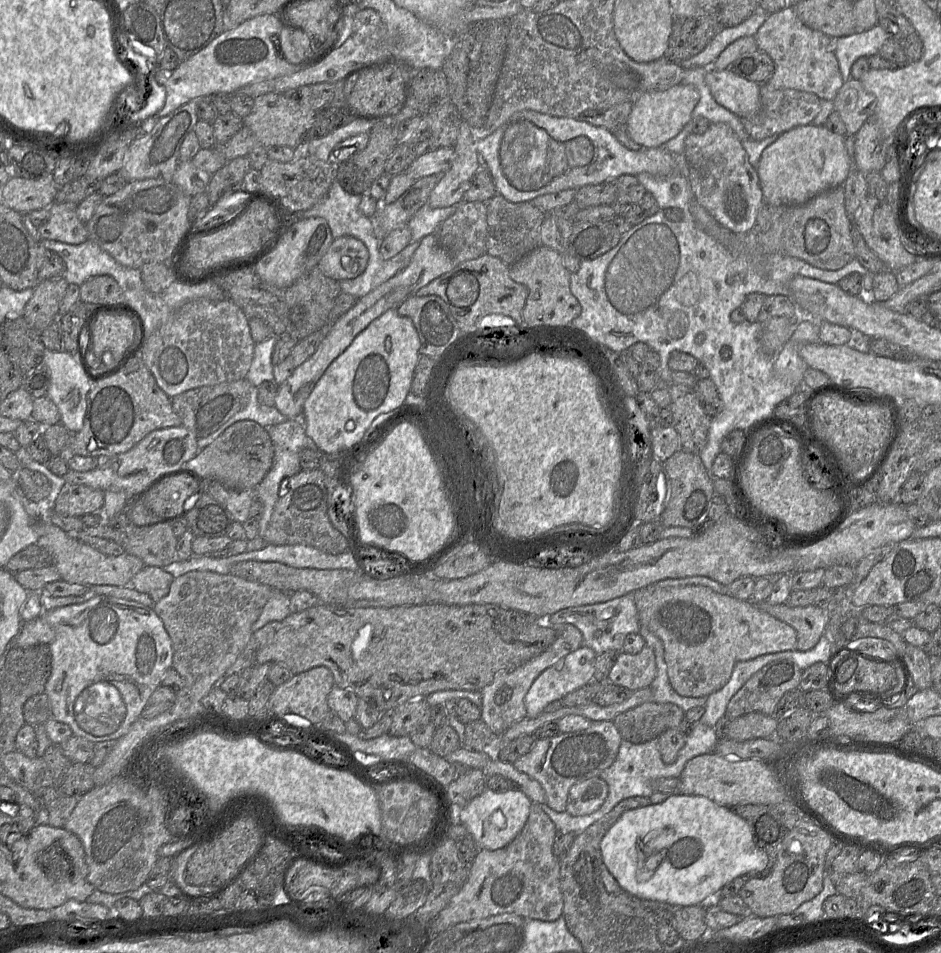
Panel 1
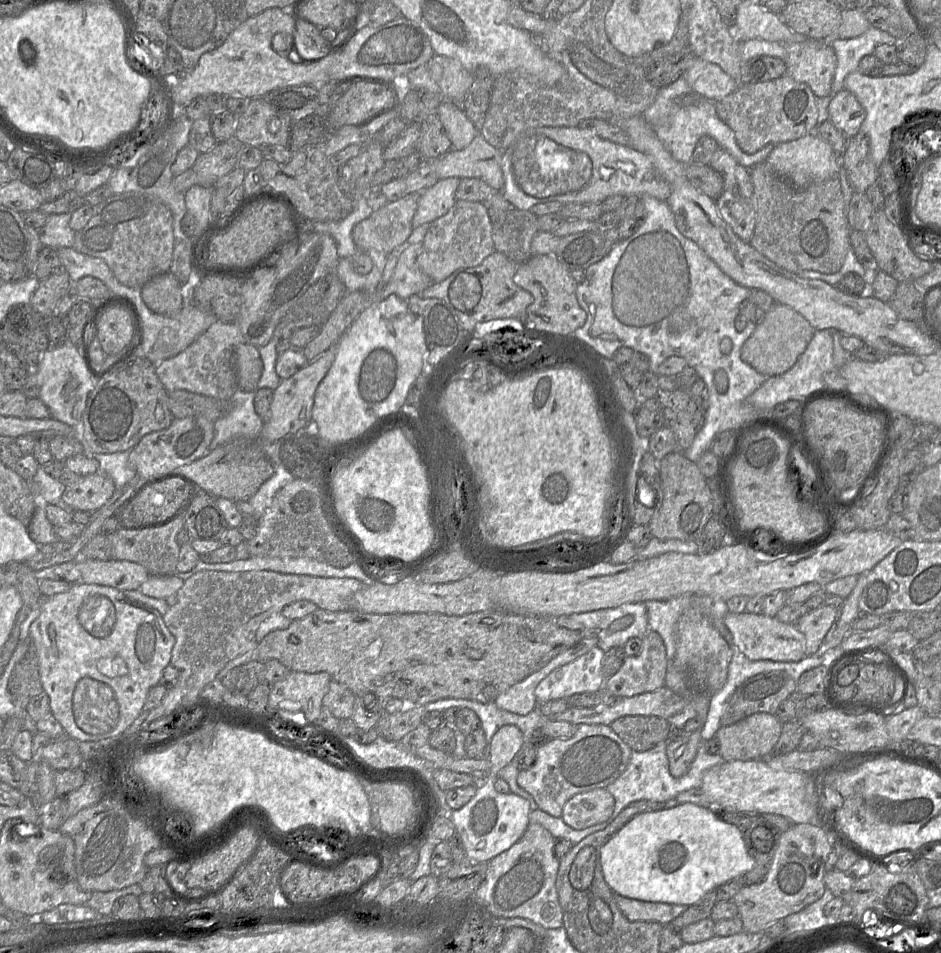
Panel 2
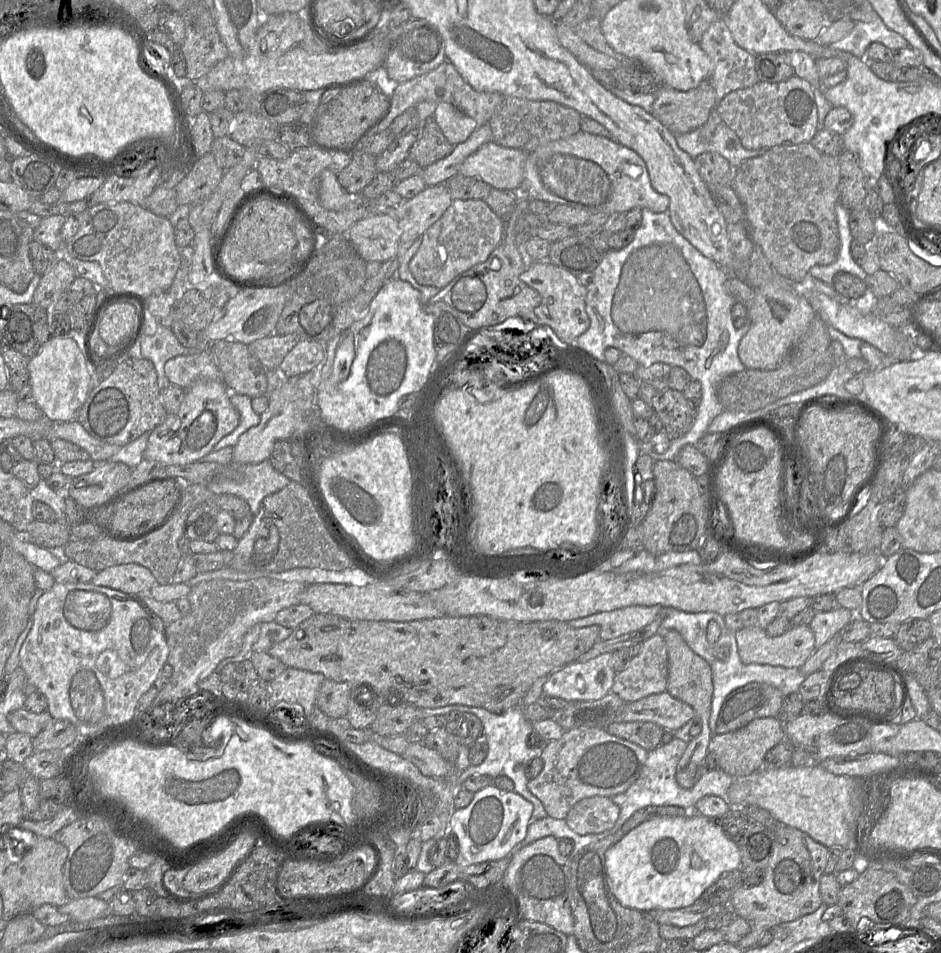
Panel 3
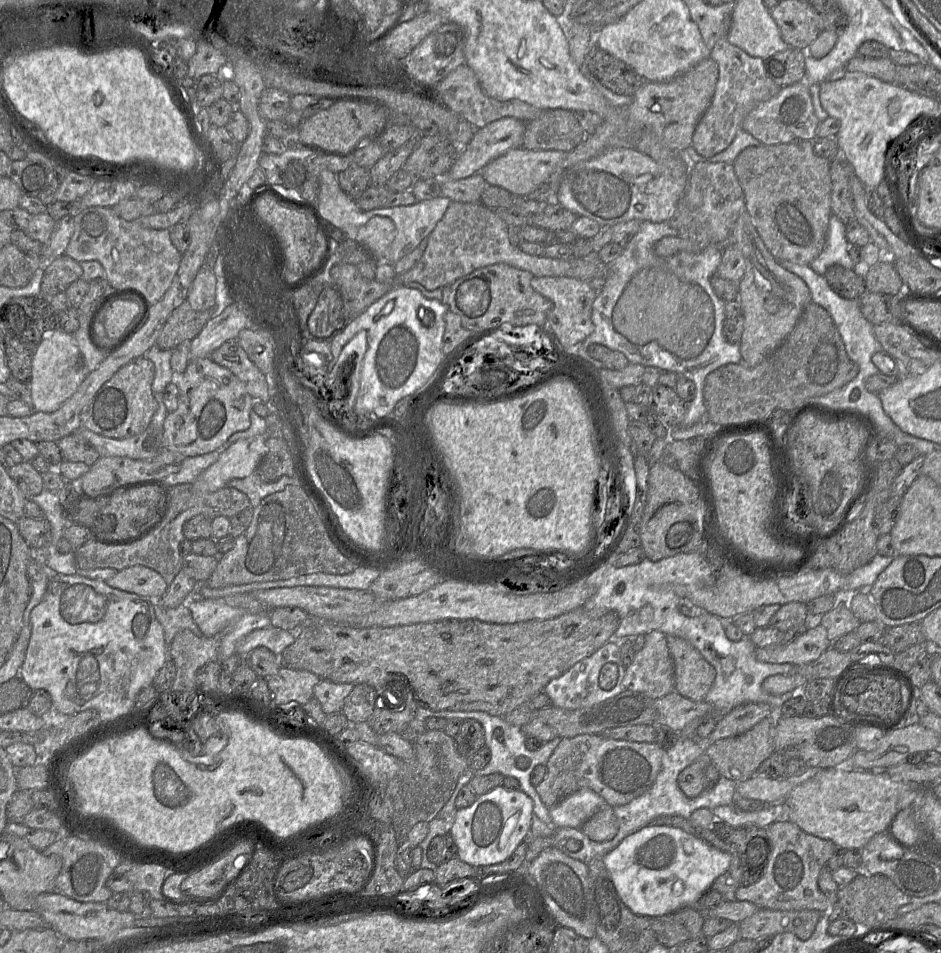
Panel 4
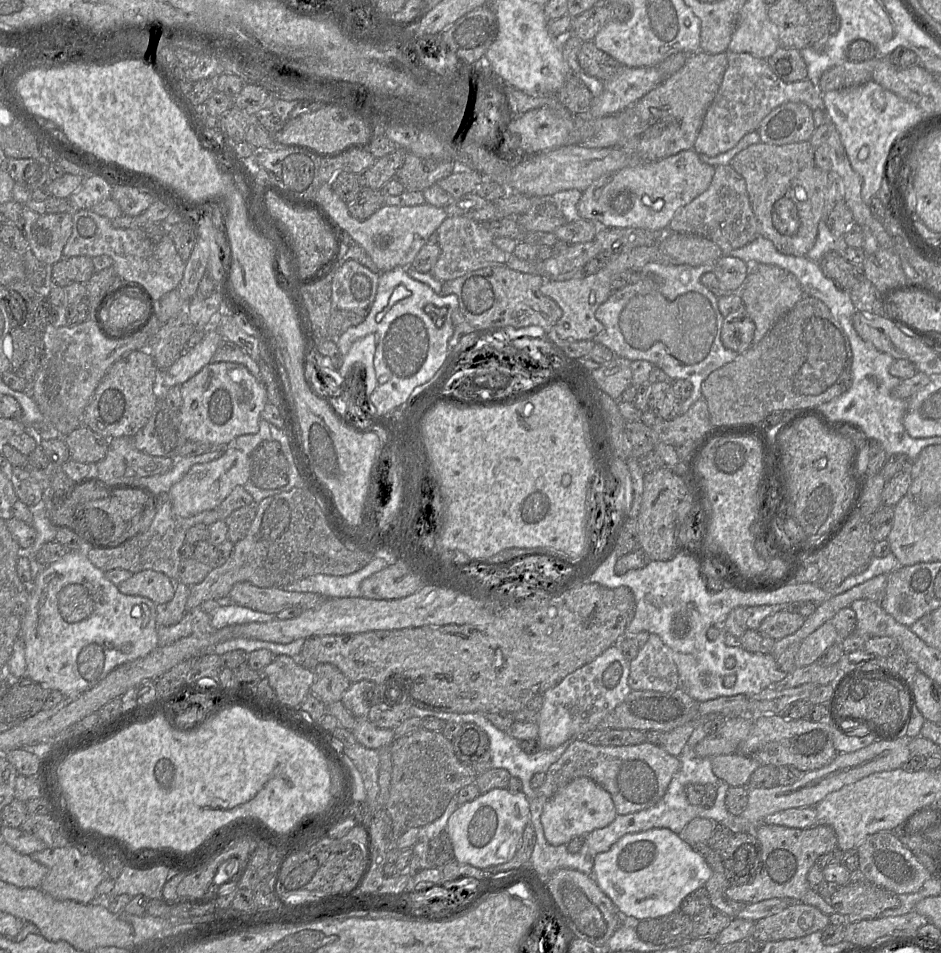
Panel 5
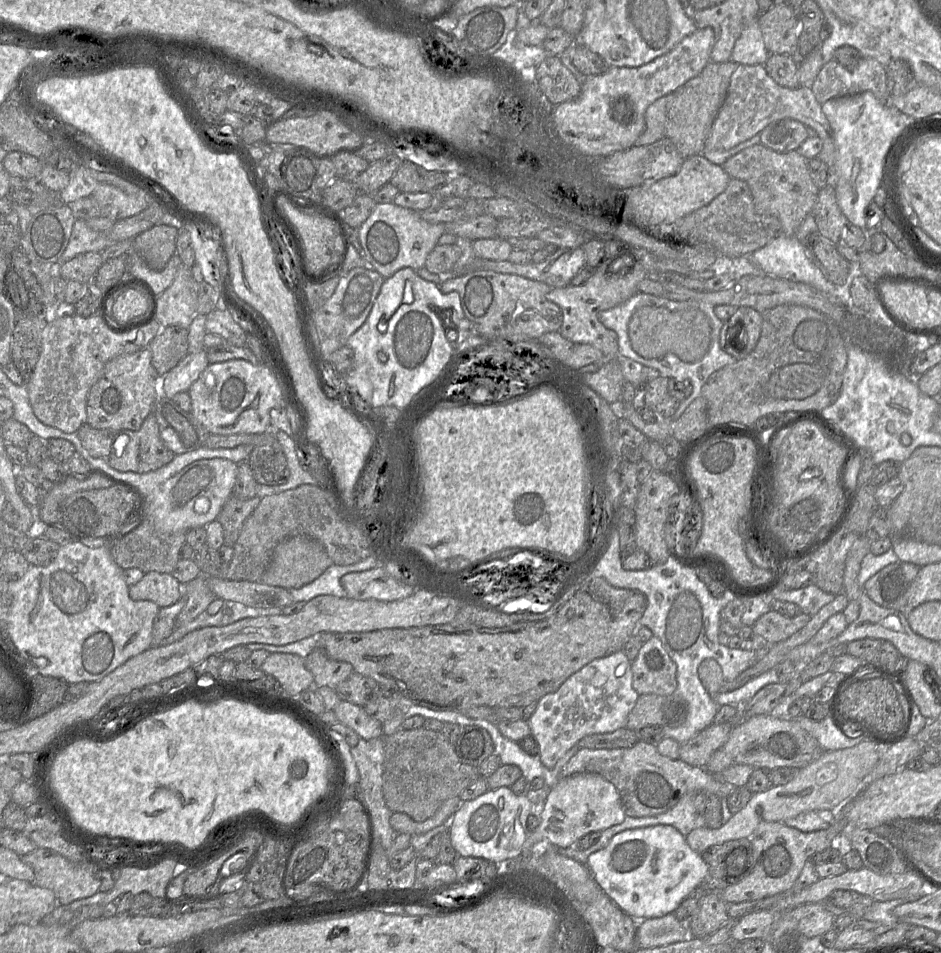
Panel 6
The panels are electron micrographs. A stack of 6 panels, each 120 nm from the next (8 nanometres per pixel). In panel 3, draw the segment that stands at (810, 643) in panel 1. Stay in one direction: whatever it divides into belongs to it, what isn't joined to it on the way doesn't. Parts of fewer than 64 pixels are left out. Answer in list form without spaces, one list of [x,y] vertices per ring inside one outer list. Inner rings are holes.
[[[845,607],[816,613],[809,625],[814,633],[814,649],[819,649],[854,618],[855,612]]]

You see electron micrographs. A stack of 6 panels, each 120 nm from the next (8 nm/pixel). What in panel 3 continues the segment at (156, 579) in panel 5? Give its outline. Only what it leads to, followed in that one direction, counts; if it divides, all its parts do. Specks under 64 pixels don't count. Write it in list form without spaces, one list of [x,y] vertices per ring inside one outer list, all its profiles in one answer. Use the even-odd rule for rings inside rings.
[[[120,564],[98,571],[92,584],[127,594],[146,594],[158,584],[149,569],[139,564]]]

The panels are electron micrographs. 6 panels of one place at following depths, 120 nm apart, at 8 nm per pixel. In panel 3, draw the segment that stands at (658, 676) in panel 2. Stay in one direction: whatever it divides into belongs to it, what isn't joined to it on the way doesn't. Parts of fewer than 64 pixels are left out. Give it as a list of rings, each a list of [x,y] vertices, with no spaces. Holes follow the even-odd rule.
[[[654,634],[642,642],[640,653],[630,659],[625,668],[617,672],[611,692],[618,695],[626,703],[640,700],[652,694],[667,691],[668,651],[665,639]]]

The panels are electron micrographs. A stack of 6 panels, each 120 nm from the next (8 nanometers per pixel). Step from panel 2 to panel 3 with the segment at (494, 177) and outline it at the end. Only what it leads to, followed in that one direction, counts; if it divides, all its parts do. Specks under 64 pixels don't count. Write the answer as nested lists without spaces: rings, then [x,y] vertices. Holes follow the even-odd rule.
[[[493,141],[483,144],[461,165],[459,175],[472,177],[498,190],[517,191],[523,181],[527,152],[520,149],[502,147]]]

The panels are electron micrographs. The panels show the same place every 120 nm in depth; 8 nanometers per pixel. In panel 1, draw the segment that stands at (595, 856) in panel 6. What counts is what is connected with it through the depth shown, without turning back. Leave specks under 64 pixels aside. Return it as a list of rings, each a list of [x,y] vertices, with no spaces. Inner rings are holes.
[[[669,794],[661,803],[650,804],[624,812],[603,836],[599,844],[599,853],[609,880],[617,886],[617,891],[630,895],[629,899],[633,902],[651,904],[648,901],[657,901],[669,904],[672,907],[707,903],[707,901],[718,895],[718,892],[725,884],[745,873],[763,870],[768,862],[767,854],[755,845],[751,828],[743,818],[706,797],[685,794]]]

